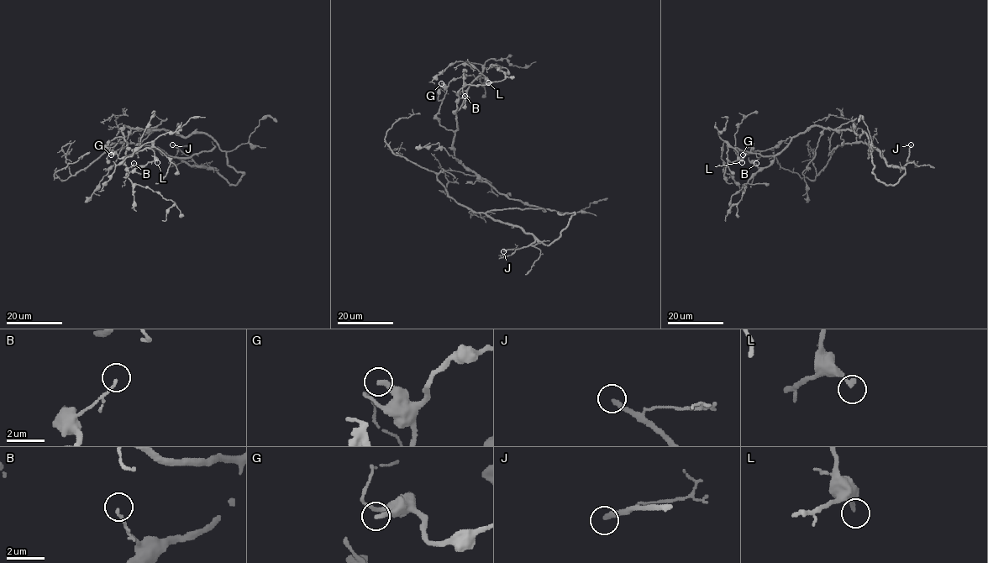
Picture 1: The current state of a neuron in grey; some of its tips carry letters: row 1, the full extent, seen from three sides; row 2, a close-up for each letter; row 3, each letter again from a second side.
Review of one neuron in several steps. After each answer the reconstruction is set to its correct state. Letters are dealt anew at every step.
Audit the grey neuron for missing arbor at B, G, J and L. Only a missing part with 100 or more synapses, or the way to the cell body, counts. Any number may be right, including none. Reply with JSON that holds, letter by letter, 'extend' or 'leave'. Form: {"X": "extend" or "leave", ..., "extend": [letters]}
{"B": "leave", "G": "leave", "J": "extend", "L": "leave", "extend": ["J"]}

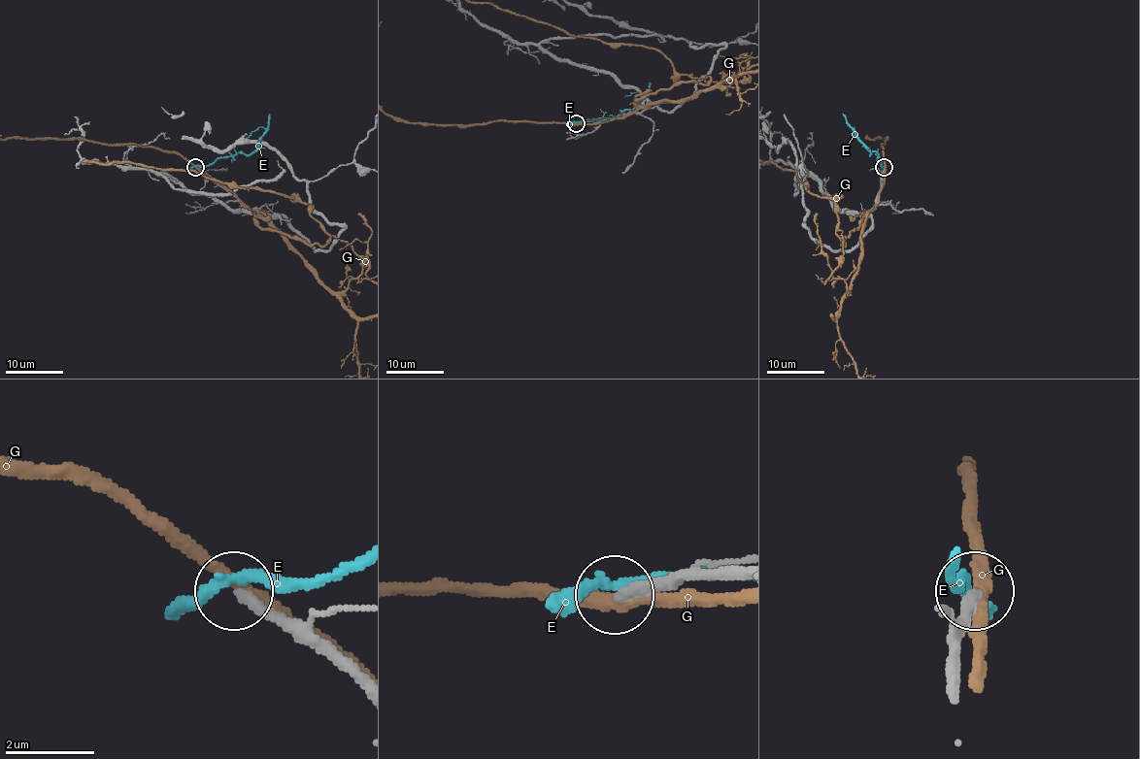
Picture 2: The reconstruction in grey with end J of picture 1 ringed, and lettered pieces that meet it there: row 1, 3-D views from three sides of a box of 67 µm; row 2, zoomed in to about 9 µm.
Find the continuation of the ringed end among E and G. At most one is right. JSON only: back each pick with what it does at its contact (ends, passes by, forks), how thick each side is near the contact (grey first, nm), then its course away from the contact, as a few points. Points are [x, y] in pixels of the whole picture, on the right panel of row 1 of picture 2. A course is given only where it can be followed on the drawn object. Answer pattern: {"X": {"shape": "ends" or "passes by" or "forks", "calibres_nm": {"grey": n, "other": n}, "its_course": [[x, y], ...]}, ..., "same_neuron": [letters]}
{"same_neuron": []}

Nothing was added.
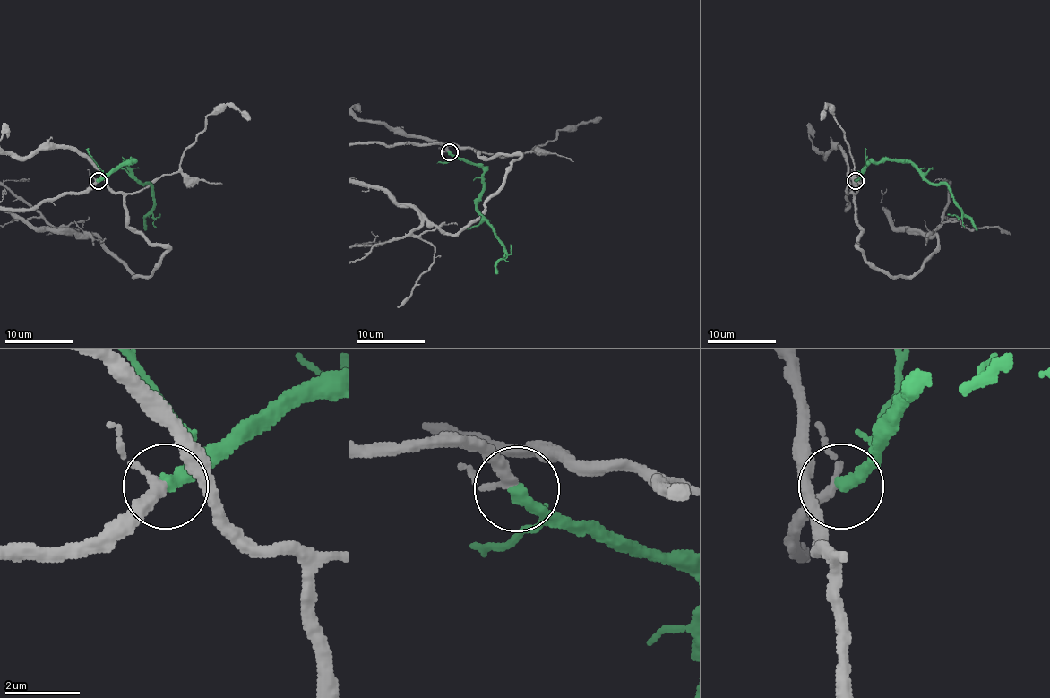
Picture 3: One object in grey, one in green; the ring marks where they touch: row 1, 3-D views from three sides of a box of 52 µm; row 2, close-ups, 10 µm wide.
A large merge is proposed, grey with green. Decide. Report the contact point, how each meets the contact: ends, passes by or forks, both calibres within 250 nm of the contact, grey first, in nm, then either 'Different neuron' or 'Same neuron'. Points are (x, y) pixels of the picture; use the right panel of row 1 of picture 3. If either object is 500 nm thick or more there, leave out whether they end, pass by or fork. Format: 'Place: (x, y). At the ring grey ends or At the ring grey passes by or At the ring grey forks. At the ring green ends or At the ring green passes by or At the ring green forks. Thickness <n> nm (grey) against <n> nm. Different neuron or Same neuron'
Place: (855, 181). At the ring grey passes by. At the ring green ends. Thickness 240 nm (grey) against 360 nm. Same neuron

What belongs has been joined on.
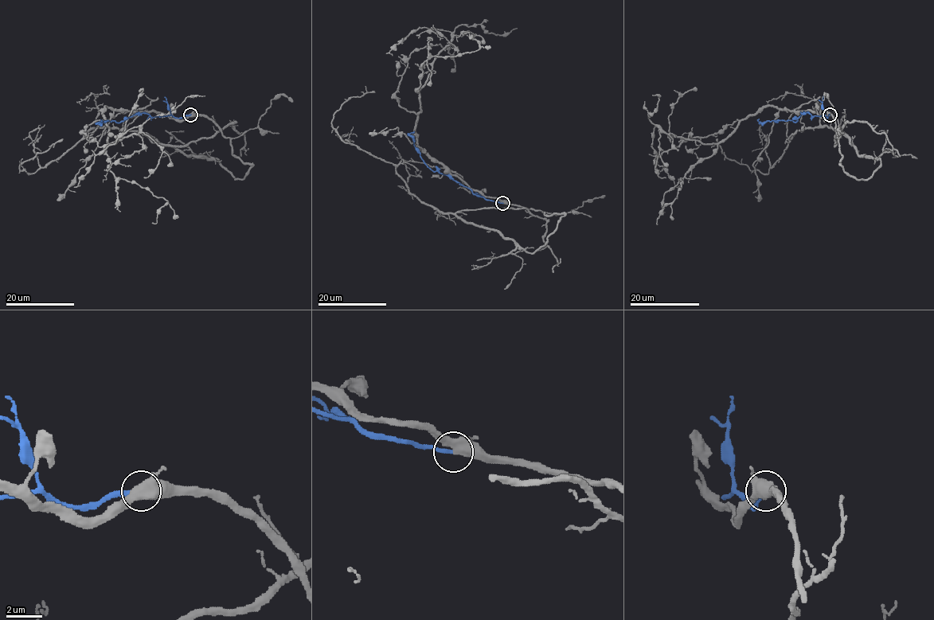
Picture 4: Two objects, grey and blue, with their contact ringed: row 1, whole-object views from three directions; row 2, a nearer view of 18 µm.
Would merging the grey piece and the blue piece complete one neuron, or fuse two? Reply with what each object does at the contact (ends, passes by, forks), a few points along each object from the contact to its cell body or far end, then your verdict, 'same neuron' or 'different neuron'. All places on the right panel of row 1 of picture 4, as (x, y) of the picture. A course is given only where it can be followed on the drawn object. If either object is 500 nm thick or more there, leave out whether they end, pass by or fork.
grey via (829, 114), (794, 111), (786, 134), (827, 126), (839, 131), (834, 146), (847, 122), (865, 122), (900, 156) | blue via (829, 114), (826, 118), (806, 112), (795, 122), (760, 122), (757, 120), (759, 118) | different neuron

